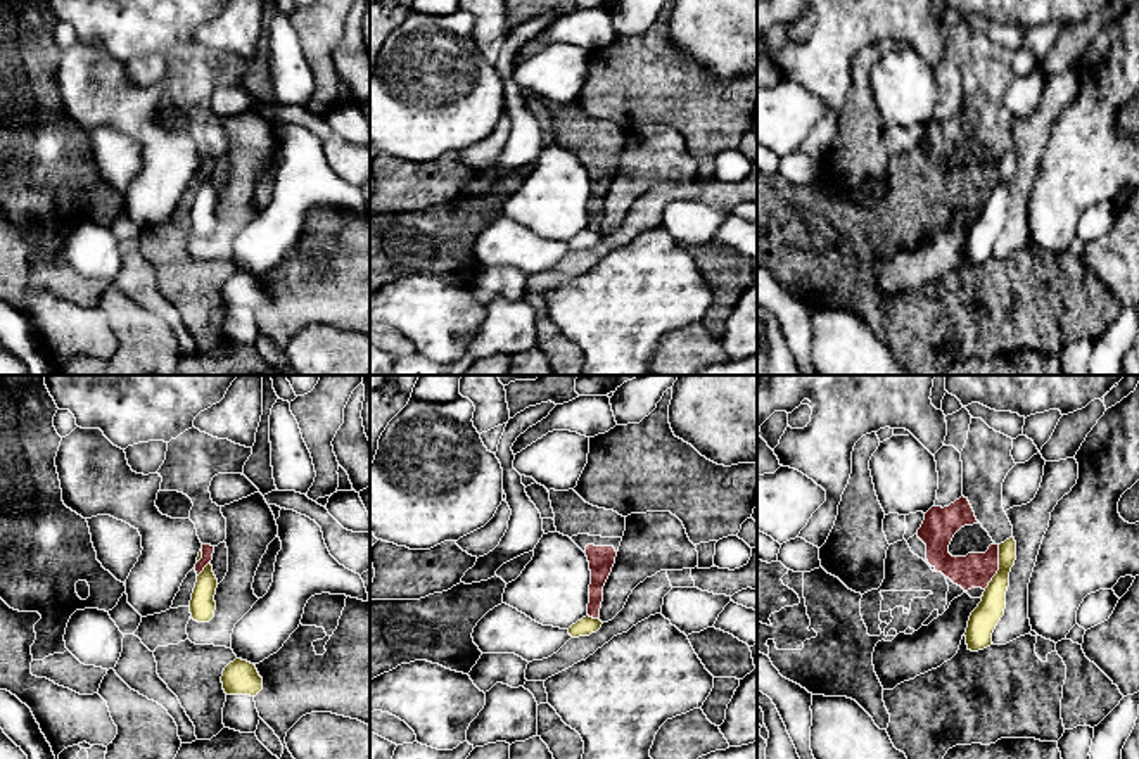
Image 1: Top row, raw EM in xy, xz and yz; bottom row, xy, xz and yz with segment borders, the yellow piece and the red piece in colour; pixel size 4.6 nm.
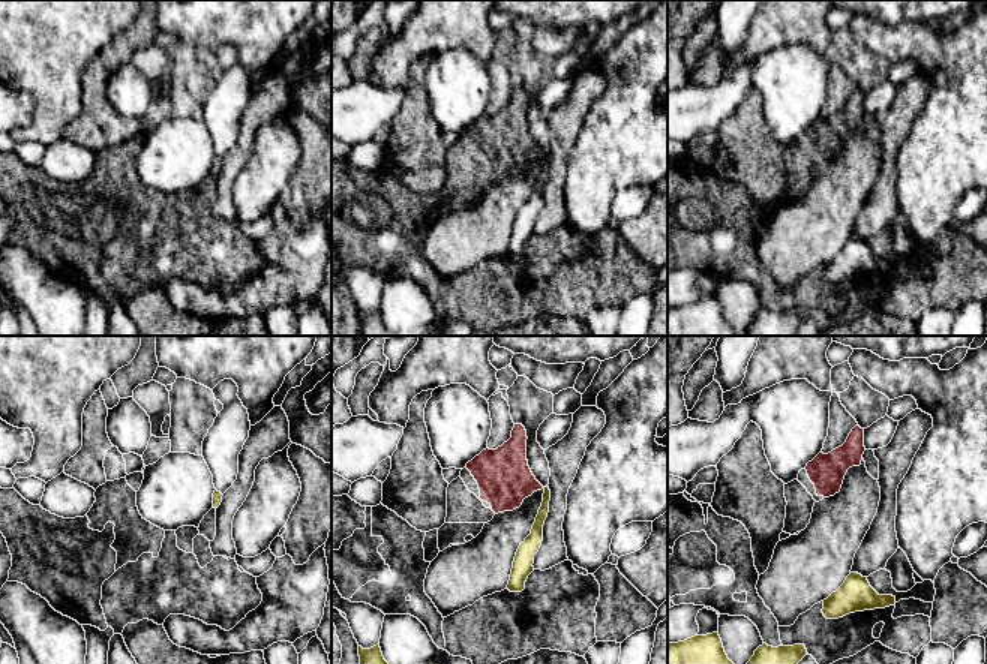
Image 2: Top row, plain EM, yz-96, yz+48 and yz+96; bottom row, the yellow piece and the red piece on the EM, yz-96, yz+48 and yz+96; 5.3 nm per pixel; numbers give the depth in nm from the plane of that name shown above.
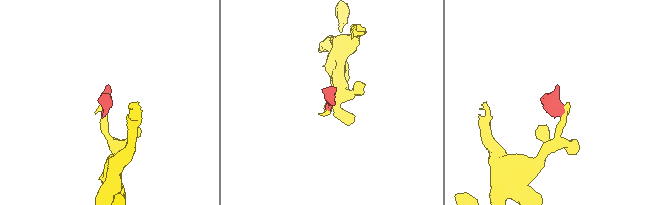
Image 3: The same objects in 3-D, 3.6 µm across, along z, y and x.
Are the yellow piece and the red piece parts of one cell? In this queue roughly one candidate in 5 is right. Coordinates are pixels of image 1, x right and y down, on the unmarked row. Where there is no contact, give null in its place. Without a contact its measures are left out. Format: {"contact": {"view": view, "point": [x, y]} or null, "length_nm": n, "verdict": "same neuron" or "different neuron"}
{"contact": {"view": "yz", "point": [999, 180]}, "length_nm": 220, "verdict": "different neuron"}

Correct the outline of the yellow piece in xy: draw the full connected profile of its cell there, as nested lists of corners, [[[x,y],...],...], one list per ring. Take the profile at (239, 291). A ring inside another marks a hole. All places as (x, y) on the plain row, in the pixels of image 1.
[[[235,271],[225,280],[221,296],[226,308],[256,309],[263,303],[263,290],[256,278],[242,271]]]

